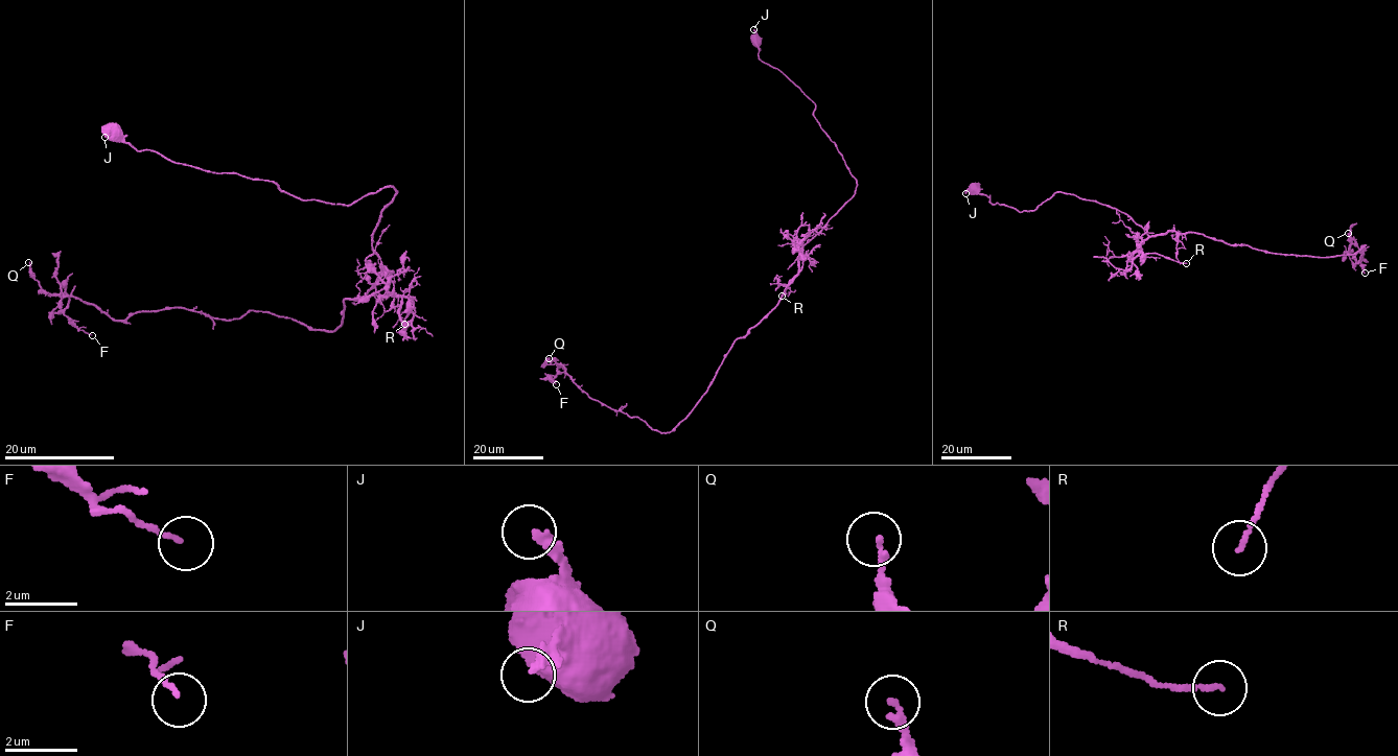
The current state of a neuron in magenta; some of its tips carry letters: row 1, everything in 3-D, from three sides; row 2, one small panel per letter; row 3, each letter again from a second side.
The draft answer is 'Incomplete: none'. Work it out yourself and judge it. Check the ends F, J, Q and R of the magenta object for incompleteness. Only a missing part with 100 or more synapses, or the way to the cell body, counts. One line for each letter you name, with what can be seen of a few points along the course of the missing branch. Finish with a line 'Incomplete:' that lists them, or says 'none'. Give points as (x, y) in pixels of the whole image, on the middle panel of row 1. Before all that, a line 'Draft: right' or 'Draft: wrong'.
Draft: right
Incomplete: none

